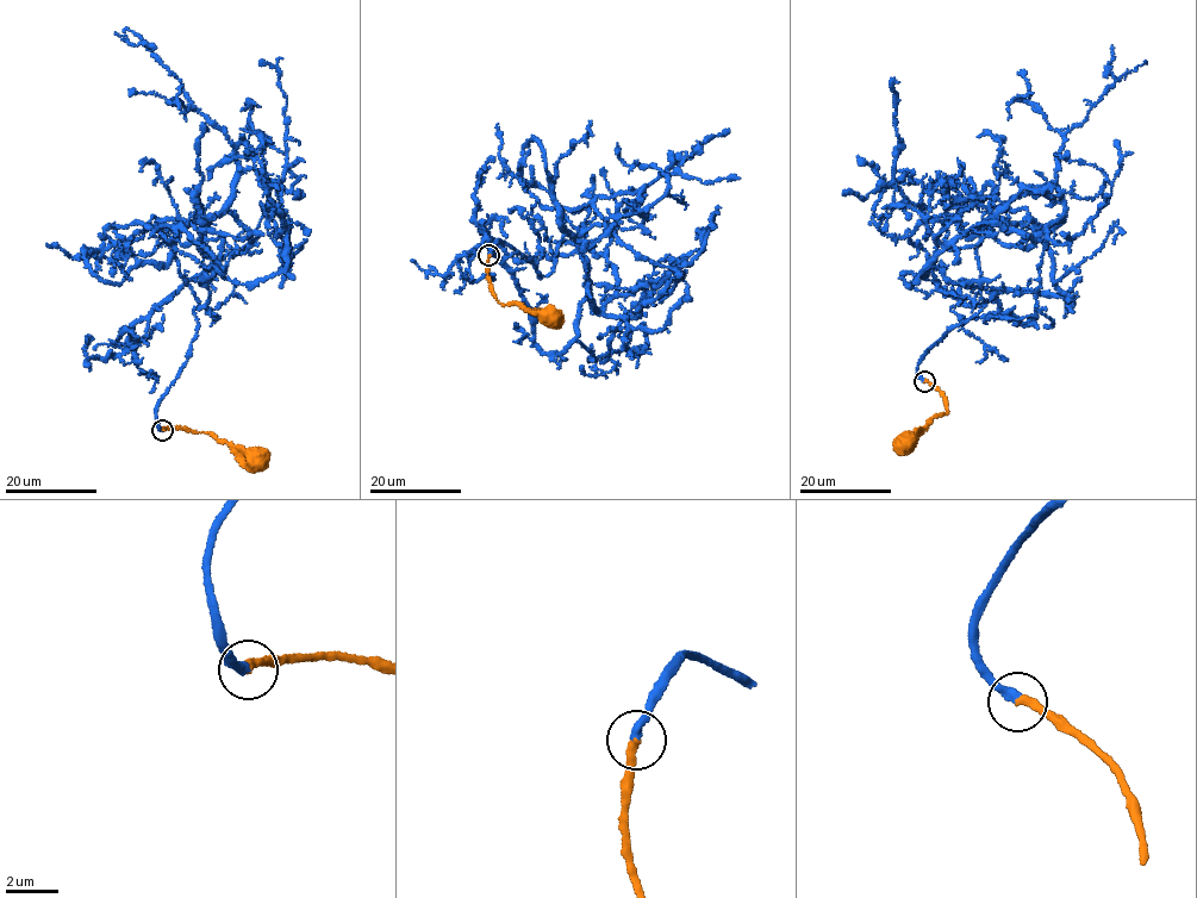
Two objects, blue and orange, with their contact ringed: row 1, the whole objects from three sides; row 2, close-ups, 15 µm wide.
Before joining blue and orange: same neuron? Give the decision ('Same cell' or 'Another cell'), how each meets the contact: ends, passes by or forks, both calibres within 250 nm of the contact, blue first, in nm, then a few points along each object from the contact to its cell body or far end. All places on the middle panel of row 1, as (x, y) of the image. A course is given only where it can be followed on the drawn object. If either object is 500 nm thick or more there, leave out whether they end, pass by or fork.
Same cell. At the ring blue ends. At the ring orange ends. Thickness 360 nm (blue) against 340 nm. Course of blue: (488, 255), (540, 278), (579, 242), (568, 347), (542, 351), (512, 270), (463, 254), (482, 241), (454, 291). Course of orange: (488, 255), (488, 279), (499, 301), (548, 313)

